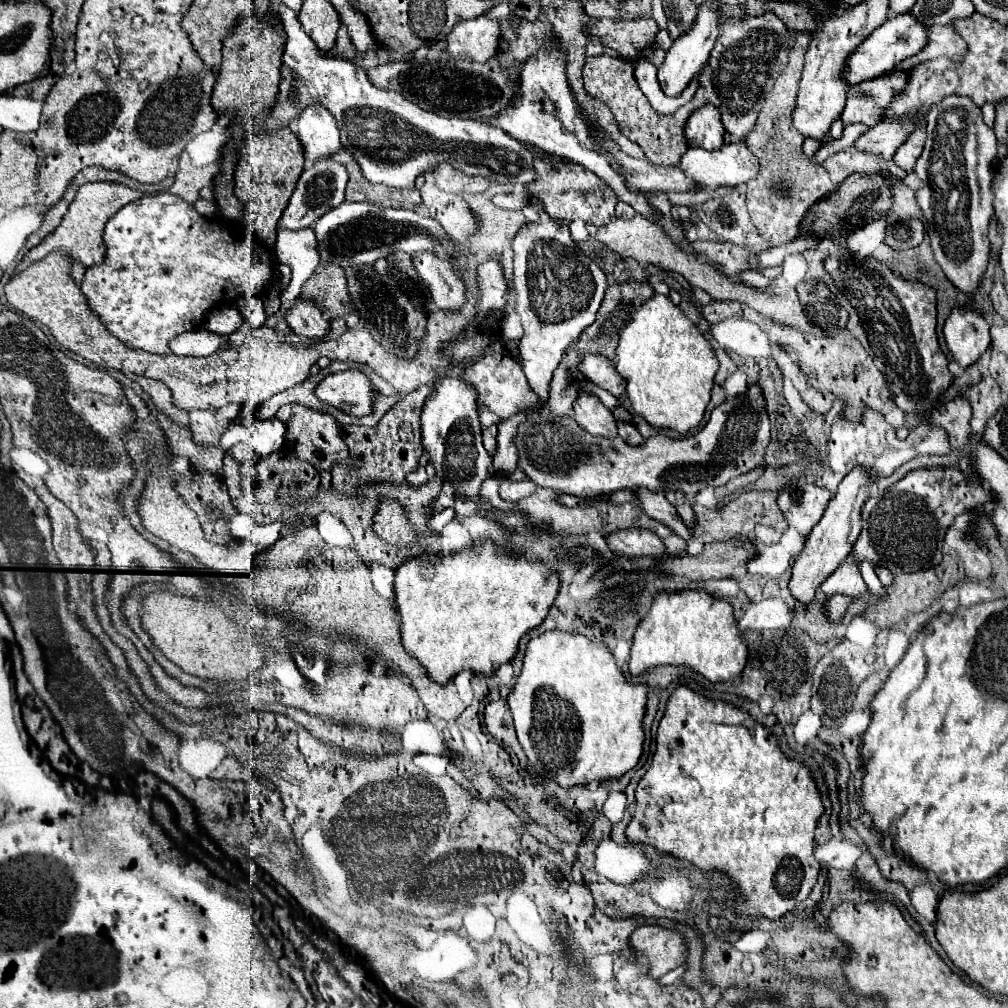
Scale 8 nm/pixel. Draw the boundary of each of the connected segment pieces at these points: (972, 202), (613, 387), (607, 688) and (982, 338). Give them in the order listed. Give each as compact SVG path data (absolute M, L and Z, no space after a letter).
M946 96L926 116L926 144L914 168L922 180L916 198L926 218L936 262L946 278L968 296L976 292L988 266L988 224L994 216L990 192L994 156L994 130L984 124L980 108L968 96Z
M584 354L584 360L578 366L578 370L588 380L592 380L596 386L612 392L616 398L624 396L626 382L616 372L616 366L614 366L614 362L608 356L604 356L604 354Z
M550 630L530 640L518 682L508 694L508 706L518 740L534 772L554 778L562 788L570 788L602 778L618 778L638 764L644 744L642 720L646 714L646 698L648 686L630 684L604 642L592 642L582 634Z
M958 306L944 324L946 346L954 360L966 368L974 364L990 346L990 326L980 310Z

